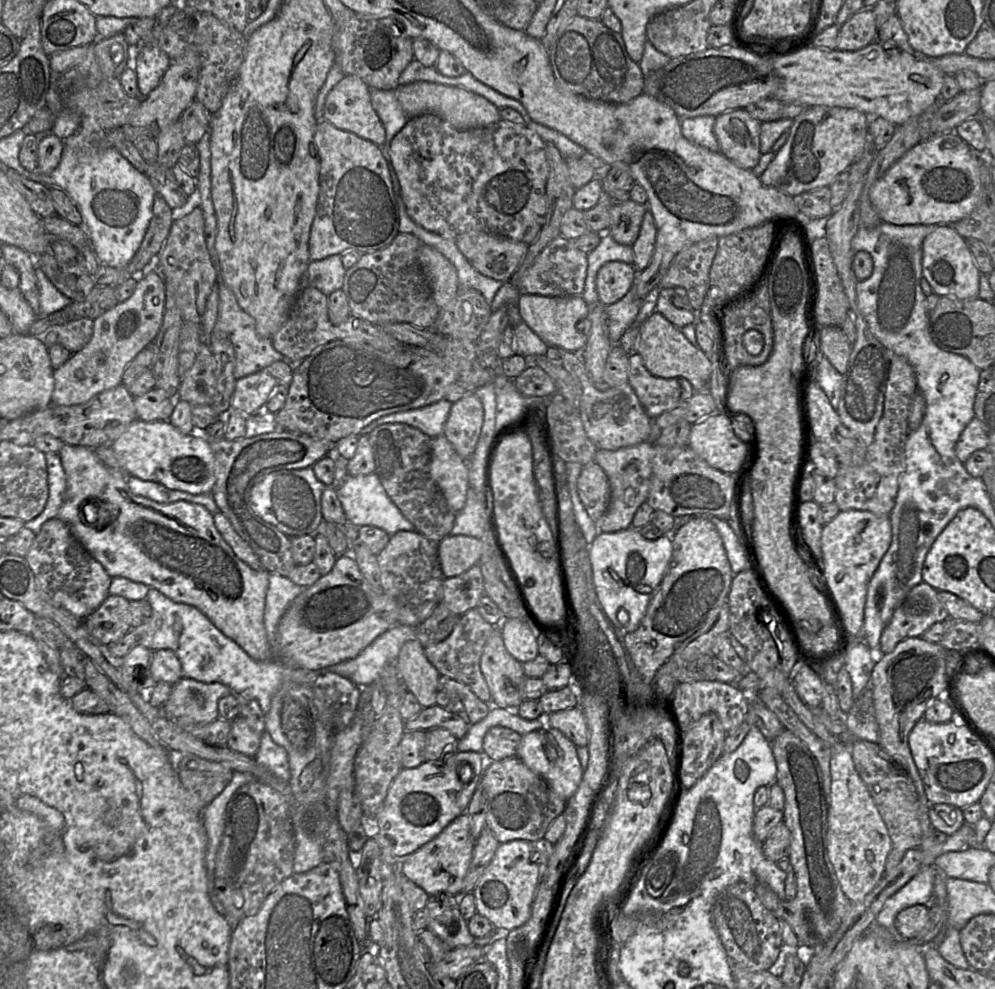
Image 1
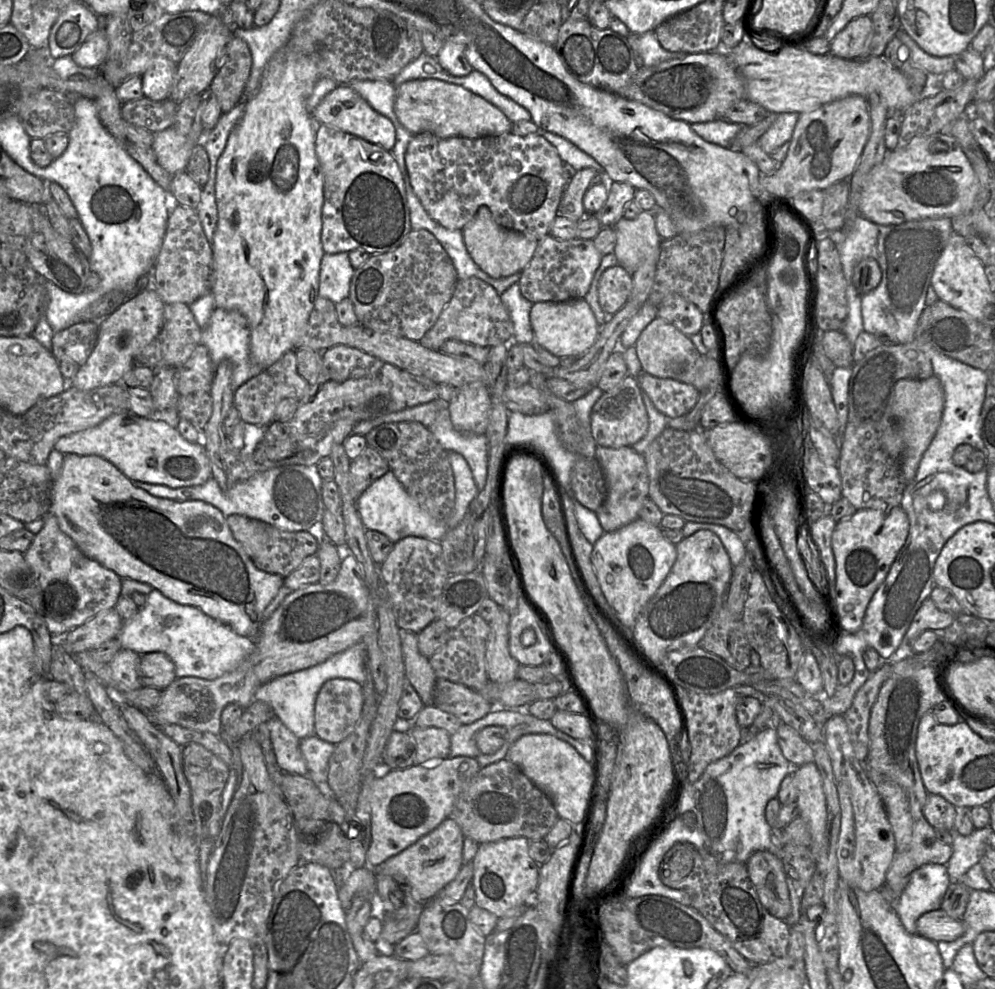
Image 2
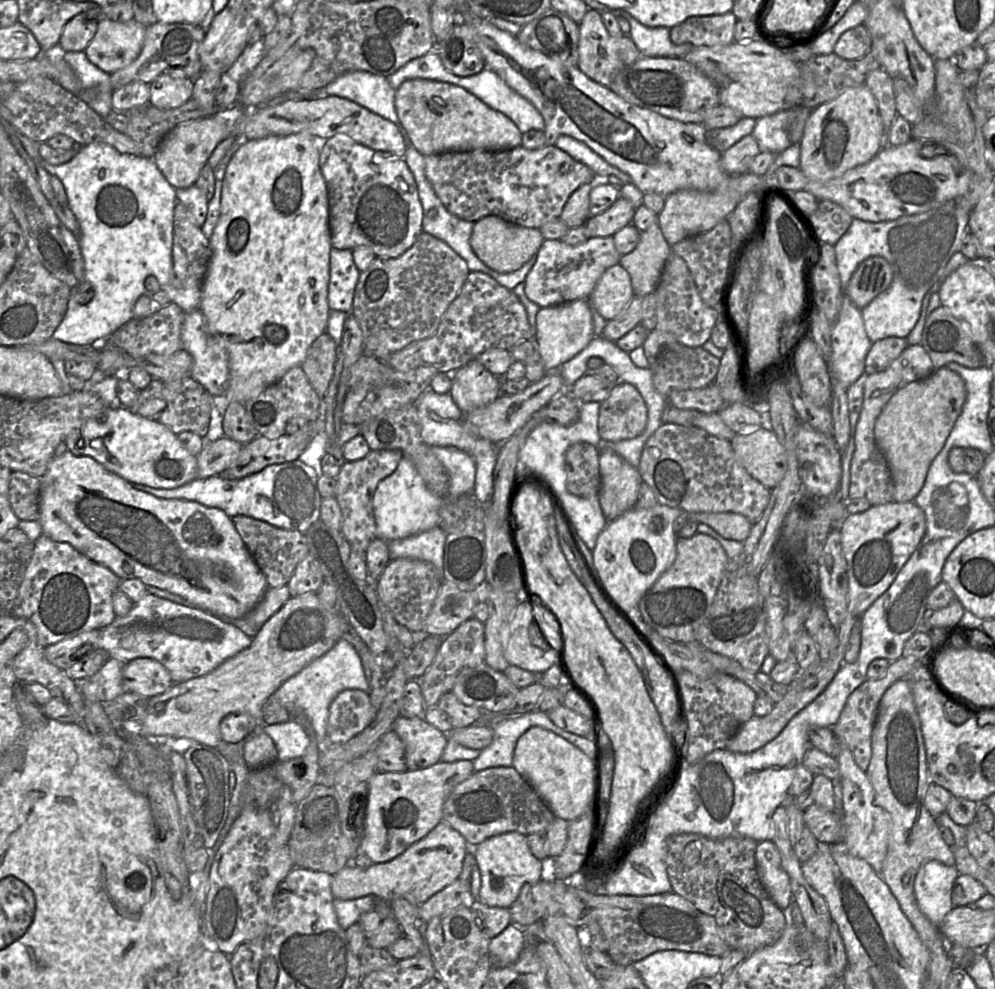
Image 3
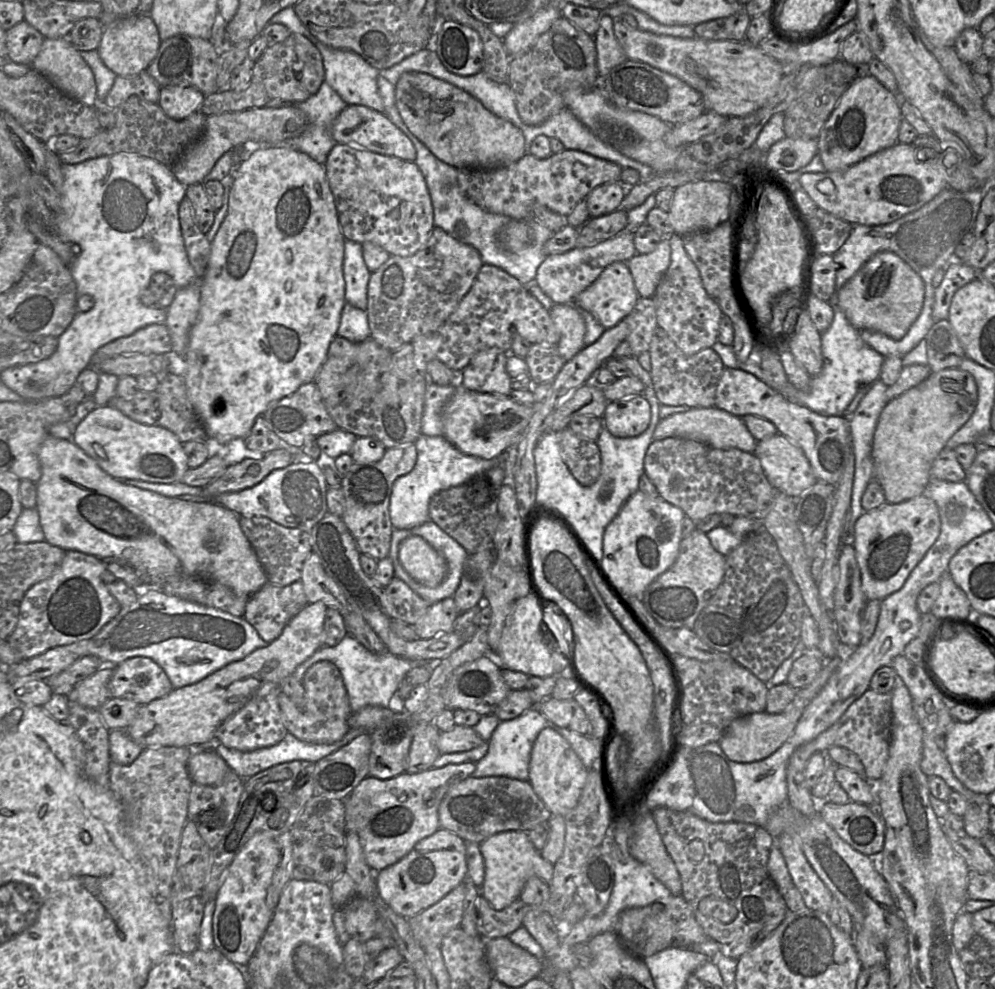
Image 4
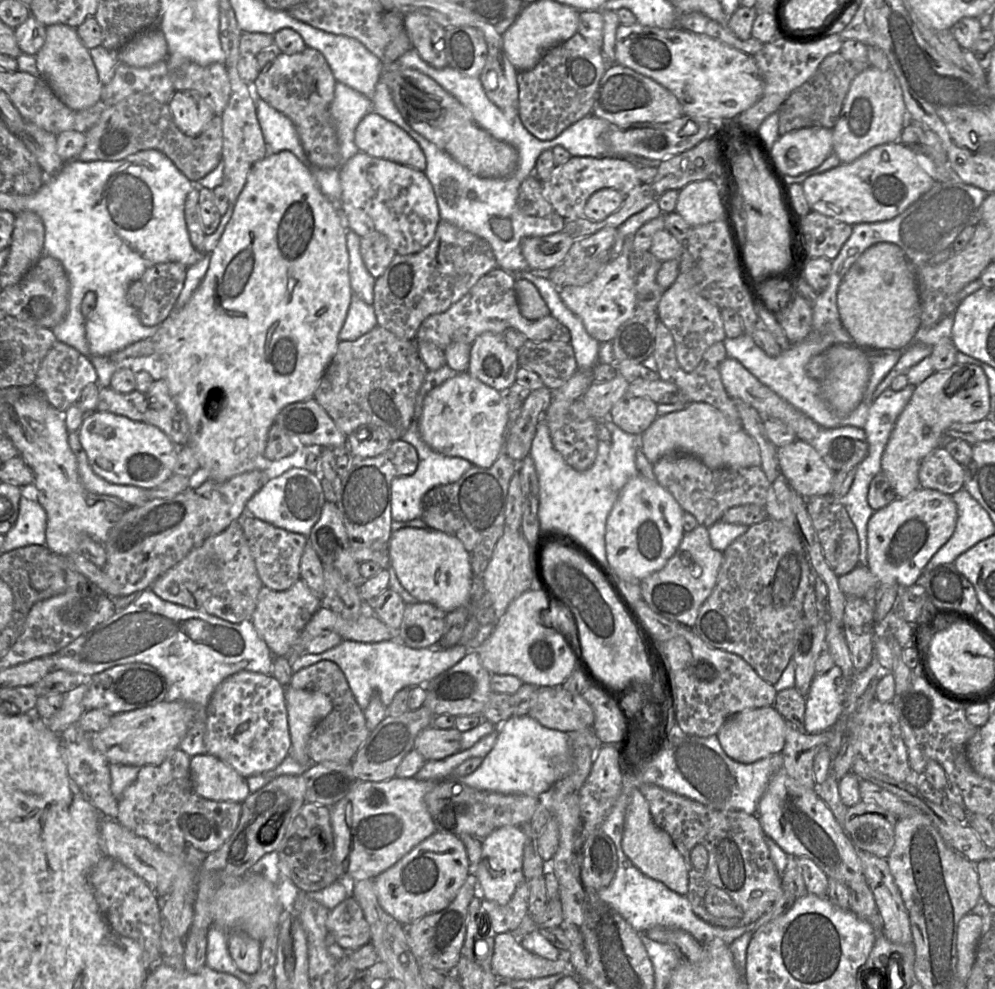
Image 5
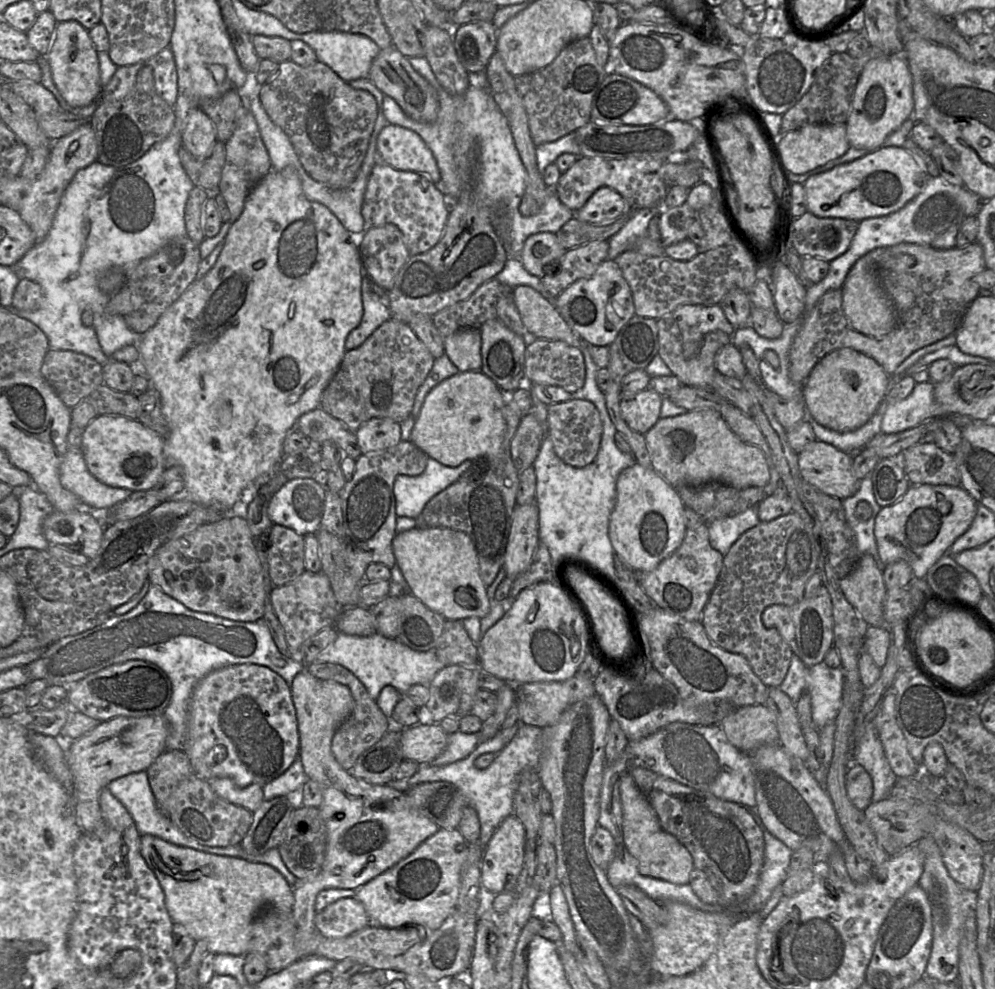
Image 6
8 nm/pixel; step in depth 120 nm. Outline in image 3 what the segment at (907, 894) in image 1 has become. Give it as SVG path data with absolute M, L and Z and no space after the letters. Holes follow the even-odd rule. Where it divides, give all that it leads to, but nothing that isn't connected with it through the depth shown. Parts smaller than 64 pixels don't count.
M929 861L919 869L915 877L914 895L918 907L938 927L954 908L951 892L958 875L955 866Z

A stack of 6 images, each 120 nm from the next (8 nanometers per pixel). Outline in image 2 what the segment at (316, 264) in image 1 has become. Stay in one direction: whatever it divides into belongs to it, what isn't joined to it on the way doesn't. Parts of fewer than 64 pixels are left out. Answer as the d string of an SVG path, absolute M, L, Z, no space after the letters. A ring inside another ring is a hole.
M347 252L324 253L319 271L319 295L335 304L349 297L354 271Z

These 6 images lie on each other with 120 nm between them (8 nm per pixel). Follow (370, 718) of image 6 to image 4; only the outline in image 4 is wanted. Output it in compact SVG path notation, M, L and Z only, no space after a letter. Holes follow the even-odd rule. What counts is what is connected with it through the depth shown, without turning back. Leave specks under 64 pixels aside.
M329 661L317 662L306 671L301 683L304 696L300 703L294 703L285 693L278 696L287 732L306 743L331 744L341 740L350 730L348 719L352 710L339 669Z

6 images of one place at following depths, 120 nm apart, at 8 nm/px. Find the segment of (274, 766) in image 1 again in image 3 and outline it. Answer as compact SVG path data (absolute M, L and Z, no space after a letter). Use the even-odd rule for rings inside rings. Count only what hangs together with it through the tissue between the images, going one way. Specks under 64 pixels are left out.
M295 720L264 726L277 749L277 762L286 762L304 755L311 738Z

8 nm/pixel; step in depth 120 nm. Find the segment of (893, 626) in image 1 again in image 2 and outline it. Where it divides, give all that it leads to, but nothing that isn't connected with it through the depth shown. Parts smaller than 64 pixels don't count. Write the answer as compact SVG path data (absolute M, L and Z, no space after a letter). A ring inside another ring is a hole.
M928 597L916 612L901 644L910 644L925 630L941 633L953 623L954 619L954 614L940 610Z

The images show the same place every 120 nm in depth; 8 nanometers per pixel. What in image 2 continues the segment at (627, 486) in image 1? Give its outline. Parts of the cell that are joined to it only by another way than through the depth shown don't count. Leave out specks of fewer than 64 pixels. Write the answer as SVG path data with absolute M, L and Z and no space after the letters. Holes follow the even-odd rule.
M597 445L595 458L604 472L607 487L605 499L596 514L604 532L613 532L636 520L643 502L649 497L646 462L644 455L632 446L610 448Z

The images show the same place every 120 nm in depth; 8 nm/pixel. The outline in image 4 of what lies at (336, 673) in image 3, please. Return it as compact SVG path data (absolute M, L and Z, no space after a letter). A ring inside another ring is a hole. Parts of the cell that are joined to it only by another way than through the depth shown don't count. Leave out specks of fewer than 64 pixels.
M347 635L335 646L321 647L301 663L291 675L297 681L301 682L306 671L320 661L332 662L339 669L347 690L352 712L359 711L366 706L387 707L406 673L417 664L428 662L402 658L393 655L387 650L380 654L372 653L363 647L355 638Z

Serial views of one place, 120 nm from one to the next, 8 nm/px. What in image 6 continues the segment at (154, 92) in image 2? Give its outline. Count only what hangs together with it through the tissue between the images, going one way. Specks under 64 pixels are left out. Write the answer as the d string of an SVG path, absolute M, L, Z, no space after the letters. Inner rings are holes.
M200 107L192 109L182 133L183 146L195 157L205 159L211 155L217 141L210 117Z

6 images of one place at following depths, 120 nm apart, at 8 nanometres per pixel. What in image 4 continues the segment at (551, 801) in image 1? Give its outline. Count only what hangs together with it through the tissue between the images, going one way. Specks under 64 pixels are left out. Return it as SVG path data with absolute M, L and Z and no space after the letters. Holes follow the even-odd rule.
M470 776L453 785L441 801L438 814L441 828L475 843L504 831L528 832L551 816L529 781L504 776Z

